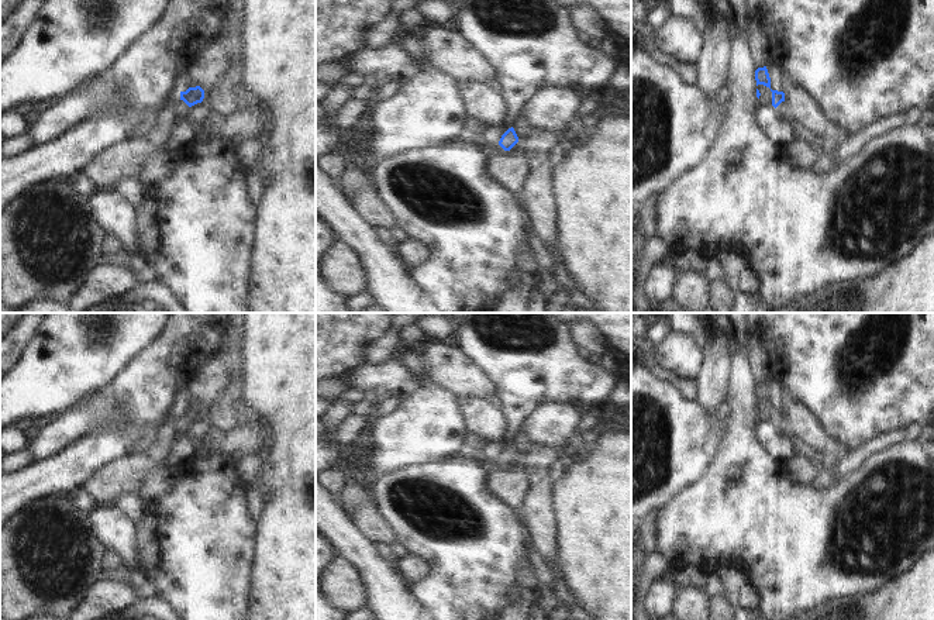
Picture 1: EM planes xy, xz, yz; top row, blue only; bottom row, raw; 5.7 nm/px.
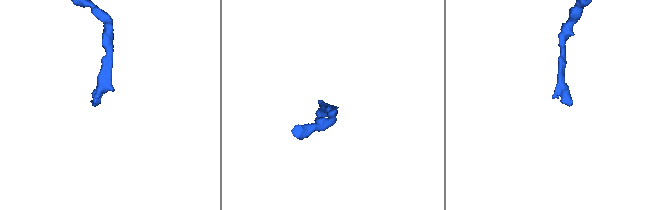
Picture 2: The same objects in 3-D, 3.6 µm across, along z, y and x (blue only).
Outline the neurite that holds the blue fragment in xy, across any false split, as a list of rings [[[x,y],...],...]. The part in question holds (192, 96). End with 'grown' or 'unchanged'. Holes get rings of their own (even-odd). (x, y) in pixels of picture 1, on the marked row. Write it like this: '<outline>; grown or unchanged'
[[[200,86],[180,92],[179,99],[169,100],[158,110],[155,123],[147,132],[111,145],[94,156],[80,173],[93,183],[108,187],[127,176],[137,178],[148,159],[163,151],[172,125],[203,99],[204,90]]]; grown

